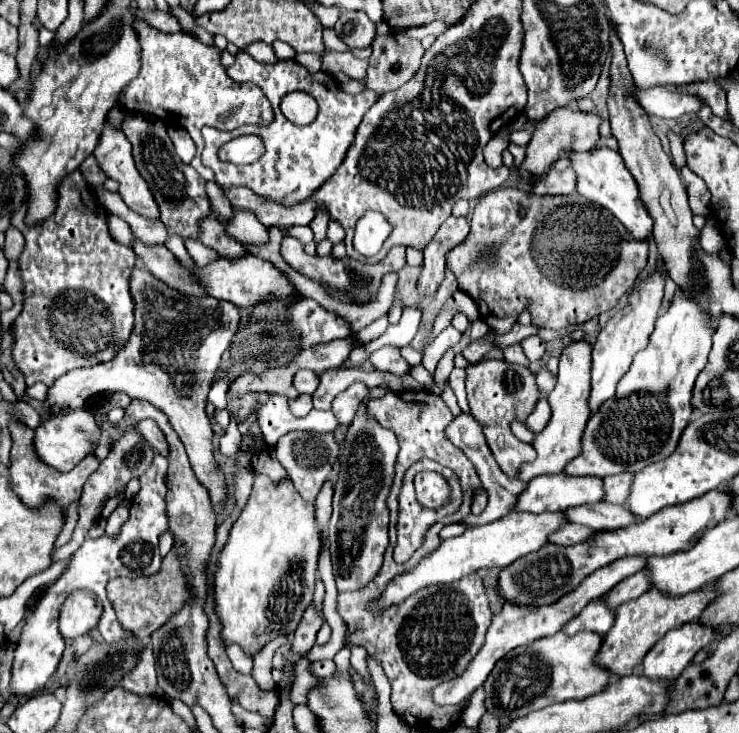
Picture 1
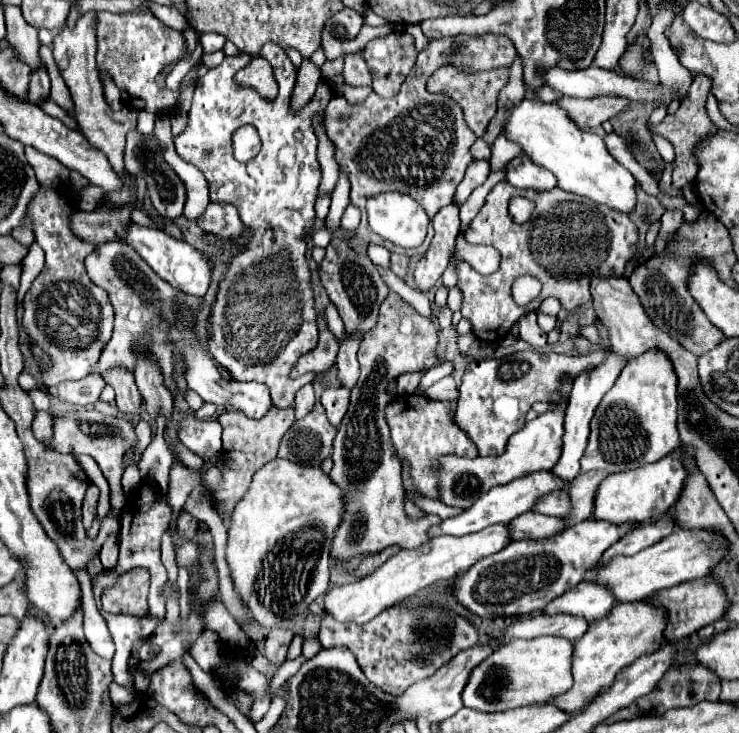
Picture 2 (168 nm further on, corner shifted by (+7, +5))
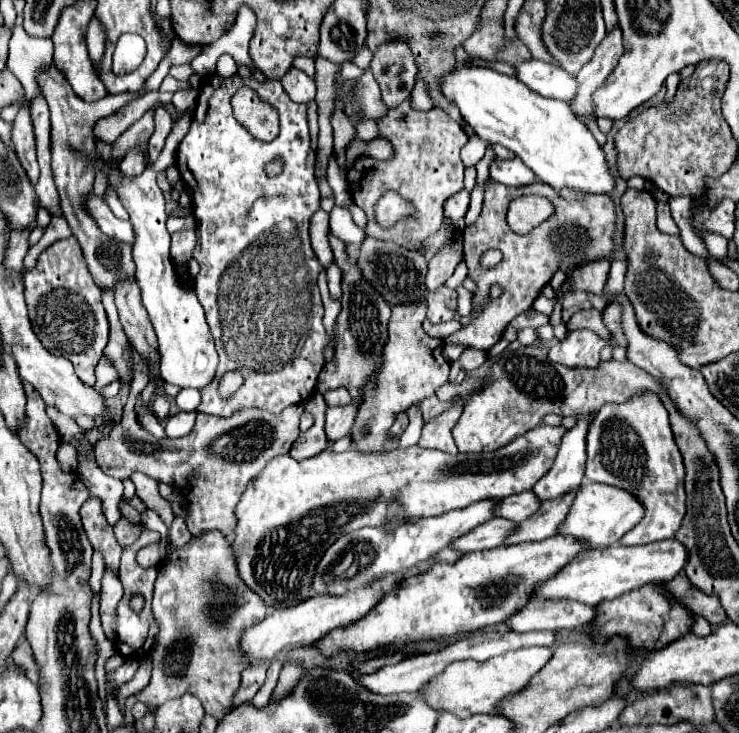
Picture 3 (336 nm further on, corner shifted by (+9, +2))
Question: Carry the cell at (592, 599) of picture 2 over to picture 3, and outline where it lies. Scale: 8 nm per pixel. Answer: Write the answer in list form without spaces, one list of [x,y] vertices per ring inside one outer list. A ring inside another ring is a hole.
[[[530,601],[520,611],[512,613],[504,623],[510,631],[562,631],[588,625],[596,615],[594,607],[586,607],[578,601]]]

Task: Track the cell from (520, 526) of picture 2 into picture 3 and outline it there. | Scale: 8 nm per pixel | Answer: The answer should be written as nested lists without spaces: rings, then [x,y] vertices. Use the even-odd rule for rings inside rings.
[[[494,517],[478,527],[474,527],[474,531],[468,531],[468,535],[460,535],[450,545],[454,547],[454,551],[462,551],[462,553],[492,549],[492,547],[504,545],[504,539],[514,531],[514,527],[516,527],[516,523]]]

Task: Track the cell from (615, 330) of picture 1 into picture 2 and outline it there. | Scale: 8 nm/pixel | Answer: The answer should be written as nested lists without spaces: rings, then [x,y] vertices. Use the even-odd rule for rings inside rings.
[[[612,352],[612,356],[608,356],[608,360],[604,360],[604,364],[600,364],[600,368],[592,368],[592,372],[584,372],[584,376],[576,376],[574,380],[574,388],[570,394],[570,402],[568,402],[568,410],[566,410],[566,418],[564,418],[564,448],[562,448],[562,458],[558,460],[558,464],[552,468],[556,476],[564,478],[564,480],[574,480],[580,472],[580,458],[584,454],[586,448],[586,440],[590,434],[590,420],[594,416],[596,406],[600,404],[600,400],[604,398],[604,394],[614,386],[616,378],[620,376],[624,364],[628,360],[624,360],[624,356],[616,356],[616,352]]]

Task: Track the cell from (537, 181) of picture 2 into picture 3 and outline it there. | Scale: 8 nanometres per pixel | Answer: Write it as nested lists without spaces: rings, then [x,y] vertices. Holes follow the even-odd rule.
[[[498,157],[490,163],[490,179],[504,183],[504,185],[528,185],[534,181],[534,173],[518,159],[508,159],[508,161],[500,161]]]

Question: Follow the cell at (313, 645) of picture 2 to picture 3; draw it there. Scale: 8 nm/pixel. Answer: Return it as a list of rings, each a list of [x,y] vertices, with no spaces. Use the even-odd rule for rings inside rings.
[[[288,663],[288,665],[284,665],[282,671],[280,671],[278,685],[276,685],[276,689],[272,691],[274,701],[278,701],[280,697],[284,697],[284,693],[288,693],[288,689],[296,687],[300,677],[302,677],[302,669],[300,669],[296,663]]]

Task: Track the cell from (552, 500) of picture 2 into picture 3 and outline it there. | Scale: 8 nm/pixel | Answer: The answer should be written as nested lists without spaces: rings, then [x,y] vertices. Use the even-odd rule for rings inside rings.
[[[522,491],[518,495],[510,495],[502,501],[498,501],[494,515],[502,517],[502,519],[510,519],[514,523],[522,523],[538,509],[538,505],[540,505],[540,501],[536,499],[536,495],[532,491]]]

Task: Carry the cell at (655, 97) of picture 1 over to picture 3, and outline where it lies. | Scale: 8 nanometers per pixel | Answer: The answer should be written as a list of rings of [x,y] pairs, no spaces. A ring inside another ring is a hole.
[[[528,59],[528,61],[516,63],[514,69],[516,69],[518,79],[540,95],[560,99],[566,103],[570,103],[576,95],[578,83],[576,83],[574,75],[570,75],[568,71],[564,71],[552,63]]]

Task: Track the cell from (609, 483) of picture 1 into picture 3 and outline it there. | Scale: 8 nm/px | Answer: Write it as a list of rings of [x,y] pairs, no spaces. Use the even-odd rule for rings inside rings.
[[[570,491],[568,495],[564,495],[560,499],[542,503],[538,507],[538,511],[534,515],[530,515],[530,519],[526,519],[518,525],[518,531],[514,531],[514,535],[510,535],[510,539],[506,539],[504,545],[516,545],[516,543],[524,543],[524,541],[542,541],[542,539],[556,535],[556,529],[564,521],[574,495],[576,493]]]

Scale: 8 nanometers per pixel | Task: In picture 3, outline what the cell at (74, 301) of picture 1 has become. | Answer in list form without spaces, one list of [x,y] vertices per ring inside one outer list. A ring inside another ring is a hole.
[[[62,239],[44,249],[36,265],[24,271],[24,285],[30,321],[42,345],[52,355],[70,359],[78,377],[86,385],[94,385],[94,369],[108,343],[108,319],[100,301],[100,289],[88,271],[76,239]]]

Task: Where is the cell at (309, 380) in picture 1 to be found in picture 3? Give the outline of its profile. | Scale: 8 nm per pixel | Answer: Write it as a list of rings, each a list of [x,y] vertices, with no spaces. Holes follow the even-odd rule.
[[[194,108],[187,109],[178,121],[173,123],[172,131],[168,135],[164,149],[157,161],[146,167],[146,171],[134,179],[124,177],[120,171],[108,171],[110,185],[118,187],[118,195],[124,207],[130,213],[130,223],[136,233],[132,259],[136,265],[134,277],[142,293],[142,305],[150,315],[158,337],[158,353],[160,353],[160,369],[166,383],[178,387],[194,387],[202,389],[214,379],[214,371],[218,365],[218,353],[214,349],[214,339],[210,335],[204,309],[198,303],[194,291],[186,291],[178,285],[172,261],[170,261],[170,233],[166,231],[166,211],[164,211],[164,195],[156,183],[158,172],[164,171],[176,161],[177,148],[187,135]]]

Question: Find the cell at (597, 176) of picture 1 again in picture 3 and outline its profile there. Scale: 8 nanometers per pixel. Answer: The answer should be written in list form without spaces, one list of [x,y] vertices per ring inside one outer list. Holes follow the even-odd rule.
[[[456,65],[454,71],[450,71],[440,79],[440,91],[450,103],[454,103],[460,109],[462,119],[476,131],[480,139],[488,143],[498,143],[514,151],[516,157],[520,157],[524,165],[528,165],[542,183],[548,183],[556,191],[570,187],[586,193],[610,193],[614,189],[614,179],[608,173],[608,163],[604,159],[600,145],[586,129],[586,125],[576,119],[568,103],[542,97],[530,91],[516,77],[502,75],[490,67],[478,67],[478,65]]]

